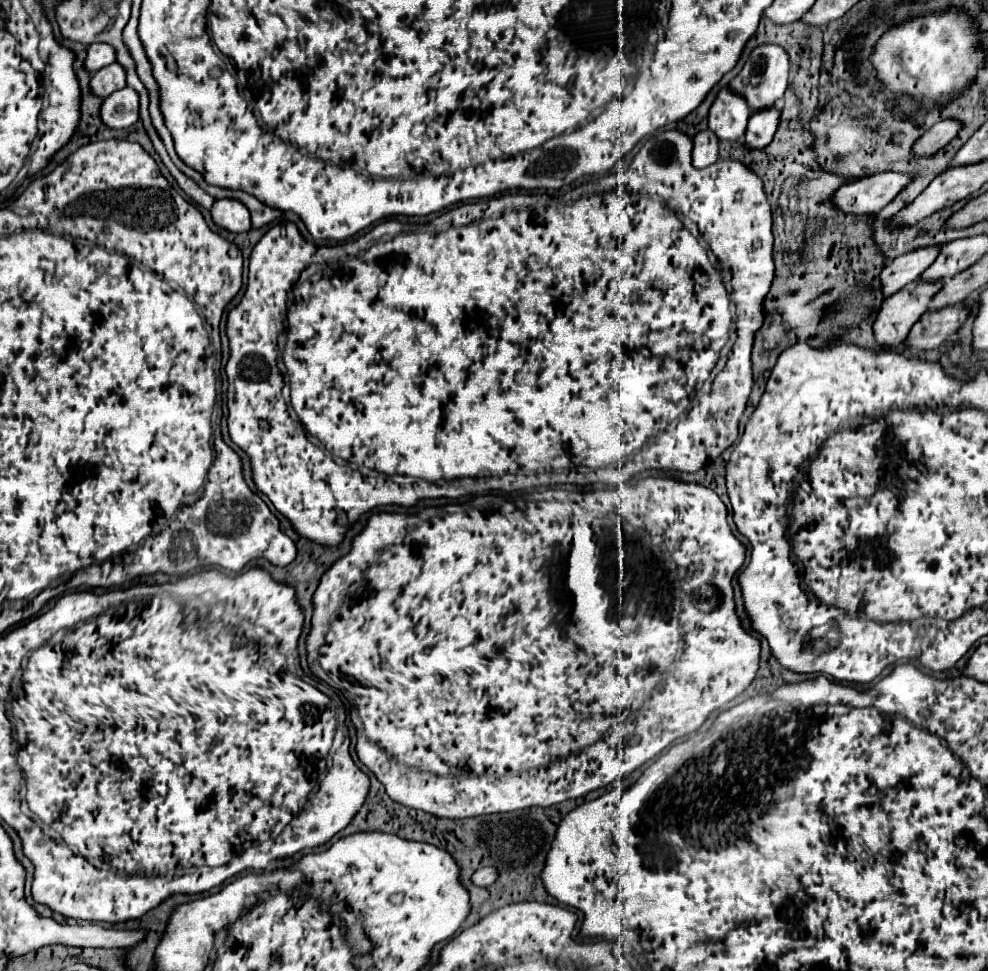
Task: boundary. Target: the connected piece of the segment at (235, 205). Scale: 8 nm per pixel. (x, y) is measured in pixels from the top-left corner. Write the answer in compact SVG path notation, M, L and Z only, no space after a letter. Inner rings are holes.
M216 199L210 213L216 225L232 233L242 233L252 227L250 213L244 205L240 205L238 199Z

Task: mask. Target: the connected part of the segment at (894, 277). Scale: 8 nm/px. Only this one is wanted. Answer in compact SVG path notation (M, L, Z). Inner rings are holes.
M932 245L932 247L920 247L916 251L904 253L888 261L880 277L884 295L892 295L902 287L906 287L908 283L916 281L924 273L924 269L928 269L936 261L938 255L940 255L940 247Z

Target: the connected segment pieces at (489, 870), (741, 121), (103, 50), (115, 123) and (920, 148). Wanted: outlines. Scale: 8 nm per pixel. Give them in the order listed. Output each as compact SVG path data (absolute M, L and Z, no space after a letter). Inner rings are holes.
M484 867L484 869L478 869L472 879L470 879L476 887L488 887L496 881L496 869L494 867Z
M724 87L710 107L708 123L718 139L736 141L746 133L750 113L752 111L748 109L746 99L742 95L736 95L730 87Z
M92 43L88 47L88 57L86 57L84 65L86 65L88 71L96 73L96 71L100 71L102 67L106 67L106 65L110 65L114 61L116 61L116 49L112 45L108 45L108 43Z
M124 87L104 99L100 115L108 127L126 129L140 119L138 109L140 109L138 93L132 87Z
M944 119L940 123L936 123L932 129L928 129L914 145L914 151L920 155L932 155L938 149L946 147L962 129L960 121L956 119Z

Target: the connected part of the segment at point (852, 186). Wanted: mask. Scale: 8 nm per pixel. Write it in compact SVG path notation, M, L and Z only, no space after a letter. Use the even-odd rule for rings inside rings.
M894 171L876 173L870 177L856 179L848 185L842 185L834 193L834 203L844 213L876 213L894 201L894 197L906 189L916 175L902 175Z

